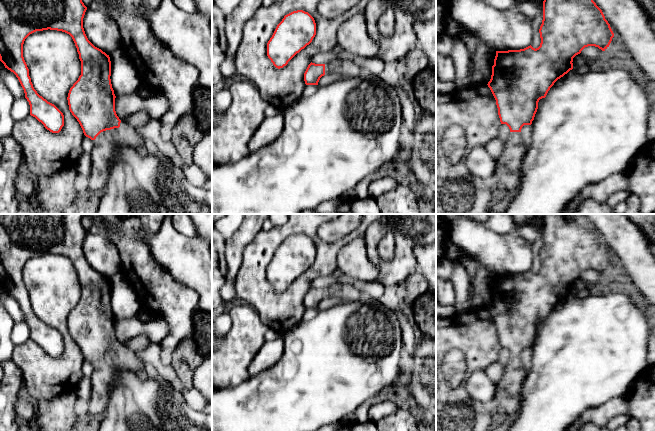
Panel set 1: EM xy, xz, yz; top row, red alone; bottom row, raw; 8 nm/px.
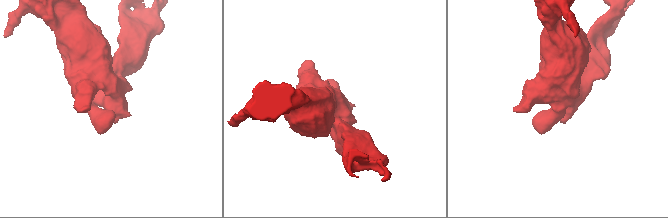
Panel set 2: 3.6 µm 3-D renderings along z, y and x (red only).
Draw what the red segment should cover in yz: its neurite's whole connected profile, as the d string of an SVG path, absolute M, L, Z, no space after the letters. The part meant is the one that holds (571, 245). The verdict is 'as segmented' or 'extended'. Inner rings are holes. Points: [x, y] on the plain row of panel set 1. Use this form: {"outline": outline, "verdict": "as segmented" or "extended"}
{"outline": "M546 214L543 225L543 244L539 253L541 267L538 272L531 269L520 274L496 275L491 303L488 306L498 332L501 348L506 348L510 359L504 366L503 376L496 384L493 412L504 415L516 414L521 405L521 386L526 377L526 369L521 361L524 349L531 349L538 333L538 326L545 322L554 307L573 293L573 282L588 270L605 275L614 261L610 248L602 234L584 214Z", "verdict": "extended"}

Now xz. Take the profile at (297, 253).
{"outline": "M303 234L293 235L277 249L267 267L267 280L276 292L283 292L315 259L314 242Z", "verdict": "as segmented"}

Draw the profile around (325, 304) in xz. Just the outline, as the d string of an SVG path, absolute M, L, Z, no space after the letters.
M330 297L327 299L324 299L320 302L319 308L320 310L327 310L337 304L345 303L342 299L335 298L335 297Z

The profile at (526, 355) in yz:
M524 349L521 353L521 361L526 370L530 370L532 366L532 350L531 349Z

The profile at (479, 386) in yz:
M485 370L474 371L466 379L465 388L471 398L492 407L496 394L496 384L488 377Z

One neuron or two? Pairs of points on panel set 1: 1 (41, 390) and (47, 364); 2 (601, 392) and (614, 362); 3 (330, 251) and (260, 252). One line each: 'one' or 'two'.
1: one
2: one
3: one

